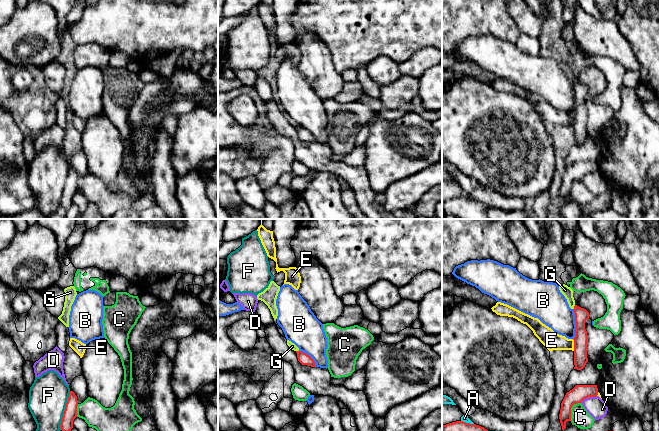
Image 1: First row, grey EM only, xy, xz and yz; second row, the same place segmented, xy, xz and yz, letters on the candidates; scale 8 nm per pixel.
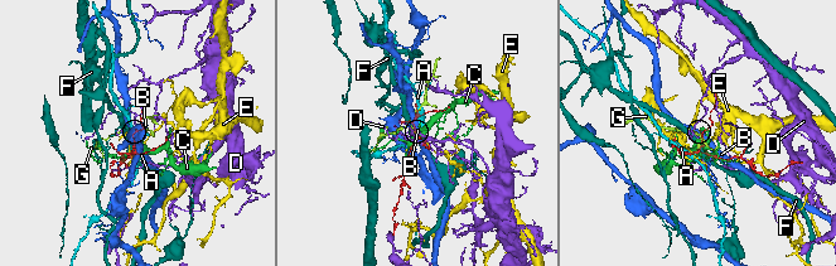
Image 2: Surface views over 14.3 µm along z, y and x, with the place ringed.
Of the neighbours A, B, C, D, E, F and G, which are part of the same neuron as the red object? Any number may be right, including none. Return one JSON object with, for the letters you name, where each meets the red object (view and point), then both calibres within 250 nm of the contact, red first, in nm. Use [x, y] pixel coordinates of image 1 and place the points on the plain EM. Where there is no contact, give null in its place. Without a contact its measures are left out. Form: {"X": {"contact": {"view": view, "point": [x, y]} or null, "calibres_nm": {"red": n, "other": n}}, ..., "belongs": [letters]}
{"belongs": []}

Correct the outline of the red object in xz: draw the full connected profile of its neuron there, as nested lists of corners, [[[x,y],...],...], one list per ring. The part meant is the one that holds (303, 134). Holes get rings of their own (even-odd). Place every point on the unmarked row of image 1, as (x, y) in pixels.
[[[296,127],[297,129],[297,134],[298,137],[302,140],[302,141],[307,141],[307,142],[311,142],[311,143],[316,143],[316,140],[314,138],[314,136],[307,131],[306,129],[302,128],[302,127]]]

